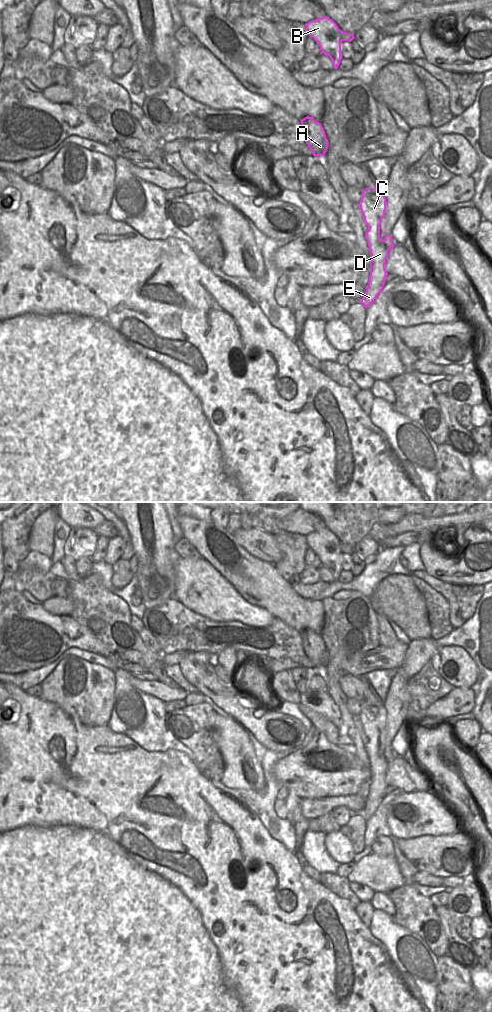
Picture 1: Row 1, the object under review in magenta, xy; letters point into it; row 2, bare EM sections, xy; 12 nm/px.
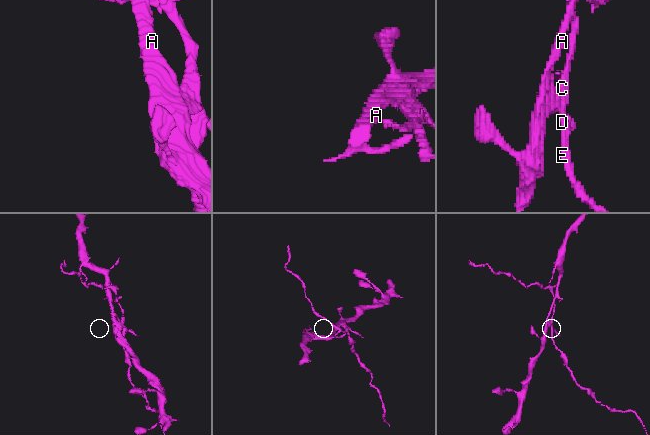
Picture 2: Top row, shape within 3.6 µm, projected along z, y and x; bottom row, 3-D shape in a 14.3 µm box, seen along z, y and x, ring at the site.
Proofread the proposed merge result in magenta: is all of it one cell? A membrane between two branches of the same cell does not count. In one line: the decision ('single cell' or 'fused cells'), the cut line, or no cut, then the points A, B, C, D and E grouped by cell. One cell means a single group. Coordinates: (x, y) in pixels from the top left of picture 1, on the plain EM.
fused cells; cut in xy along (368, 795), (375, 802), (381, 801); A B C D / E

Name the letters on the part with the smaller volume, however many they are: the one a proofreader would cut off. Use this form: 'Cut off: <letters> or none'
Cut off: E

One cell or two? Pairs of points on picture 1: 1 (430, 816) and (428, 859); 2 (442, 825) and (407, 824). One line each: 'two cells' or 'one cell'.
1: two cells
2: one cell

